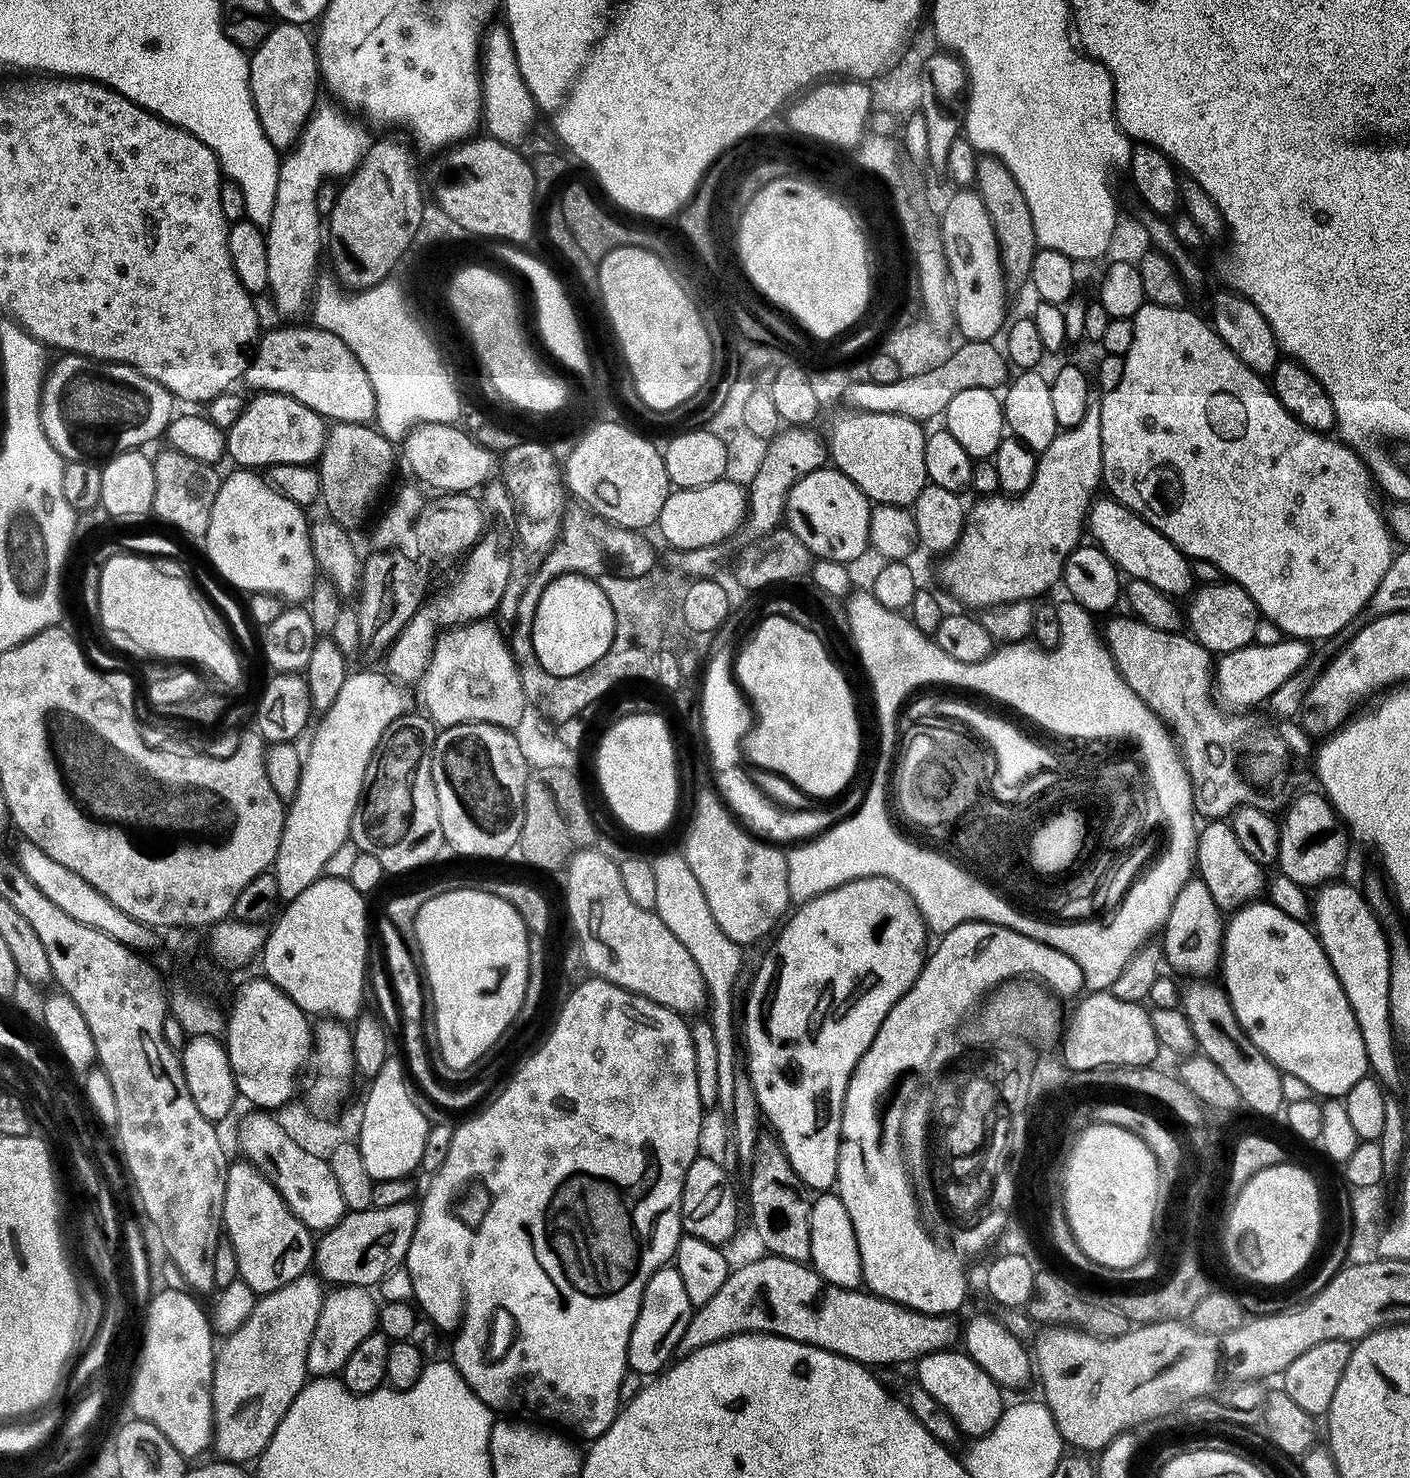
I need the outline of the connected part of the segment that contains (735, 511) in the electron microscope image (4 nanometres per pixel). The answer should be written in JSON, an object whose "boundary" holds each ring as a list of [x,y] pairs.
{"boundary":[[[715,480],[706,486],[676,488],[669,491],[662,506],[658,529],[672,550],[691,550],[723,545],[727,536],[741,531],[750,511],[750,496],[745,485],[729,480]]]}

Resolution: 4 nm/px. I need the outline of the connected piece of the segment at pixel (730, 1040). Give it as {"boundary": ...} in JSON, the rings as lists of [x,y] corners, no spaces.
{"boundary":[[[681,853],[662,854],[652,862],[655,883],[655,913],[668,926],[672,934],[682,942],[692,954],[705,980],[708,1000],[708,1021],[714,1030],[714,1042],[717,1043],[717,1081],[718,1098],[713,1108],[705,1111],[702,1130],[698,1136],[697,1155],[712,1162],[723,1164],[728,1138],[732,1134],[731,1119],[726,1115],[726,1100],[731,1100],[734,1091],[734,1078],[738,1074],[738,1038],[734,1036],[734,1004],[732,988],[738,978],[743,952],[716,924],[710,908],[704,898],[703,890]]]}

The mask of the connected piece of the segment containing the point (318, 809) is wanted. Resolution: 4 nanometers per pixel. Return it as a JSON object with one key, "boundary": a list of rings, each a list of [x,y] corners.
{"boundary":[[[353,671],[342,682],[338,698],[319,717],[320,725],[303,757],[297,794],[284,814],[282,842],[274,865],[281,901],[298,898],[306,886],[320,879],[326,862],[351,837],[352,819],[364,793],[364,775],[378,742],[390,722],[413,711],[409,689],[380,672]]]}

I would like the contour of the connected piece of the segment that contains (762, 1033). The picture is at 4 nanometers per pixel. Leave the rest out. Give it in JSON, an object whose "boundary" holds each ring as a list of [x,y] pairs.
{"boundary":[[[867,876],[861,880],[851,880],[837,888],[826,890],[810,901],[801,903],[787,917],[788,925],[779,929],[780,937],[772,944],[772,949],[764,956],[764,961],[756,968],[756,977],[748,988],[748,1001],[744,1004],[744,1038],[742,1034],[742,1060],[748,1063],[746,1075],[753,1084],[754,1094],[757,1095],[757,1104],[760,1107],[761,1117],[774,1133],[790,1166],[805,1188],[813,1190],[828,1190],[835,1185],[836,1171],[838,1170],[838,1146],[840,1145],[840,1131],[842,1130],[842,1102],[846,1098],[846,1086],[850,1082],[850,1074],[854,1066],[858,1066],[858,1058],[870,1050],[870,1042],[874,1042],[874,1034],[878,1034],[878,1026],[882,1026],[882,1018],[890,1014],[894,1002],[914,986],[918,974],[922,970],[926,959],[924,948],[924,934],[926,927],[923,917],[920,916],[915,902],[910,894],[898,882],[885,876]]]}

